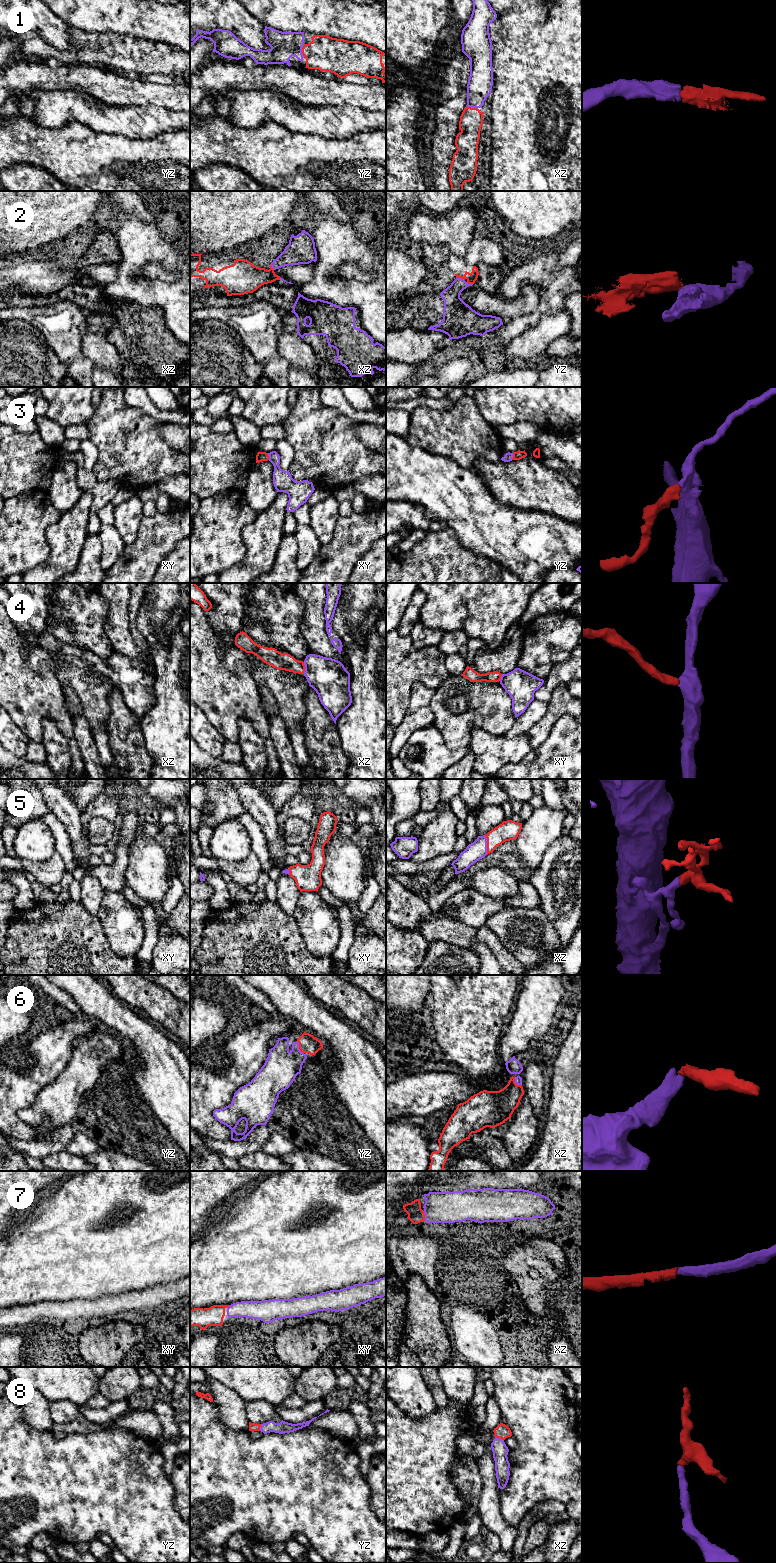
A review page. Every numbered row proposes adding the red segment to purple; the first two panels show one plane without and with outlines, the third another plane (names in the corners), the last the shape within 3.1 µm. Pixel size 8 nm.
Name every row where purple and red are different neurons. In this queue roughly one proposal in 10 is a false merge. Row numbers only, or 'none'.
2

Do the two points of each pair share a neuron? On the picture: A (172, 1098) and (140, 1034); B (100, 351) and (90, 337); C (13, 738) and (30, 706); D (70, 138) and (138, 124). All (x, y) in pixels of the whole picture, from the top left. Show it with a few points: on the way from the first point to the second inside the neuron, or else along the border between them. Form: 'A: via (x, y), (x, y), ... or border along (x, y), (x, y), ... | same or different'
A: via (171, 1082), (161, 1070), (157, 1055), (153, 1050) | same
B: via (97, 348), (93, 340) | same
C: border along (10, 716), (11, 720), (30, 739) | different
D: border along (75, 121), (85, 124), (97, 132), (119, 135) | different

